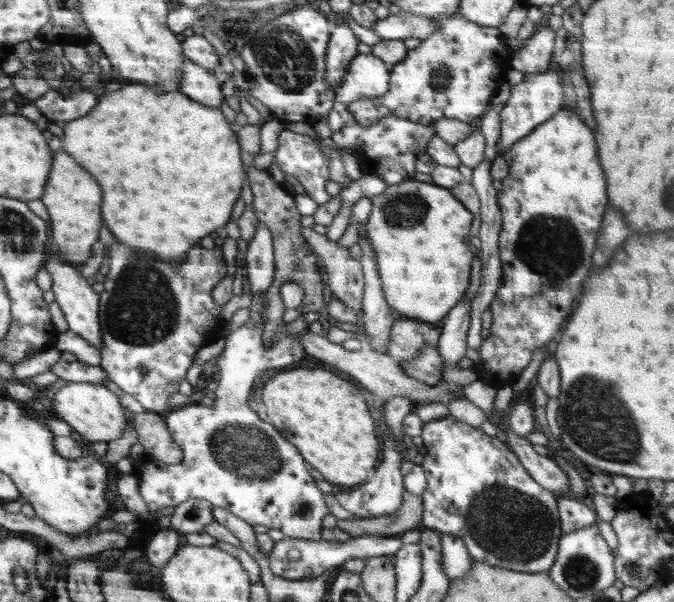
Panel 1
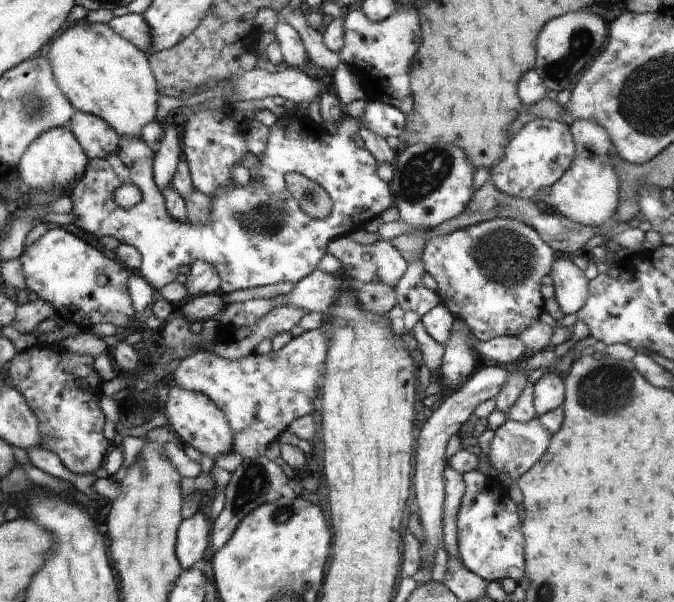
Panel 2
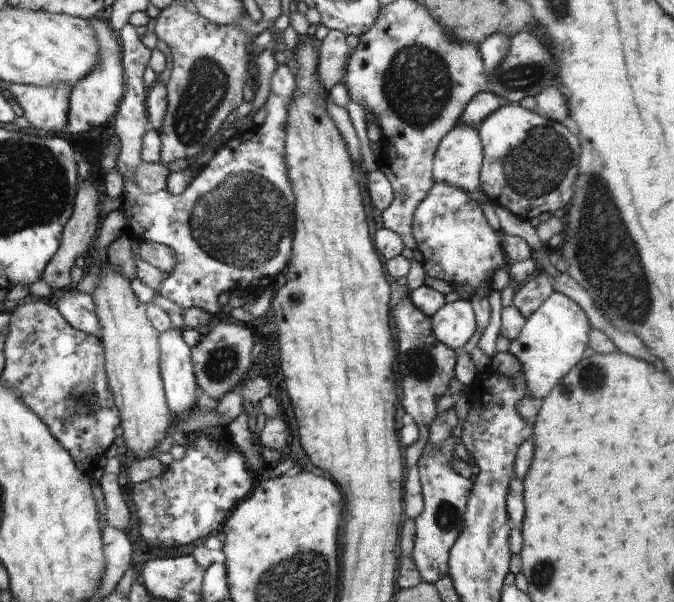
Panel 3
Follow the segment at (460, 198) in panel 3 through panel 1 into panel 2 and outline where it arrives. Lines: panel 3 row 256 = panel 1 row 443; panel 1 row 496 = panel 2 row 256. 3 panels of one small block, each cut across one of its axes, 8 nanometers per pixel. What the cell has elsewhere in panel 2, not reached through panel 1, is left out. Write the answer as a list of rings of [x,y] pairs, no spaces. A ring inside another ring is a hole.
[[[498,218],[480,224],[454,230],[446,236],[436,236],[424,244],[422,264],[424,270],[437,282],[437,294],[456,319],[466,322],[472,335],[487,342],[496,336],[518,334],[524,326],[539,321],[545,309],[540,286],[542,278],[552,273],[552,264],[556,263],[558,254],[530,225],[515,219]]]

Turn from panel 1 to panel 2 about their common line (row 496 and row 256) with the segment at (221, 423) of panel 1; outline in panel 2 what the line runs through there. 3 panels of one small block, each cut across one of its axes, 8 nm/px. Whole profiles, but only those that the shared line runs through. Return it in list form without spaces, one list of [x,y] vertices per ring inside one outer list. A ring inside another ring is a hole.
[[[366,100],[360,118],[345,117],[334,128],[330,128],[323,123],[316,124],[310,117],[298,116],[293,112],[285,113],[269,128],[266,148],[259,156],[260,172],[256,172],[254,178],[250,174],[248,187],[233,183],[222,192],[218,191],[213,195],[210,198],[212,212],[206,224],[192,224],[192,222],[182,224],[168,214],[162,191],[155,182],[154,151],[142,138],[125,138],[125,145],[122,145],[114,156],[108,159],[90,159],[84,176],[72,187],[69,197],[73,202],[71,214],[76,218],[74,225],[98,238],[112,236],[121,244],[134,246],[142,256],[139,267],[141,277],[156,293],[167,284],[176,281],[180,267],[190,266],[192,260],[204,260],[216,268],[221,280],[220,293],[223,295],[241,289],[274,285],[278,282],[299,283],[316,270],[318,262],[326,254],[326,246],[330,240],[338,238],[338,234],[340,237],[347,237],[355,231],[365,229],[369,221],[380,217],[382,212],[395,202],[390,184],[378,174],[375,157],[365,147],[356,146],[356,133],[360,128],[368,128],[378,136],[397,136],[398,139],[404,140],[406,114],[384,102]],[[291,172],[305,176],[326,191],[333,206],[332,212],[324,220],[312,219],[302,212],[285,182],[286,174]],[[127,183],[136,184],[140,188],[141,200],[136,206],[124,210],[116,204],[115,192],[122,184]]]

